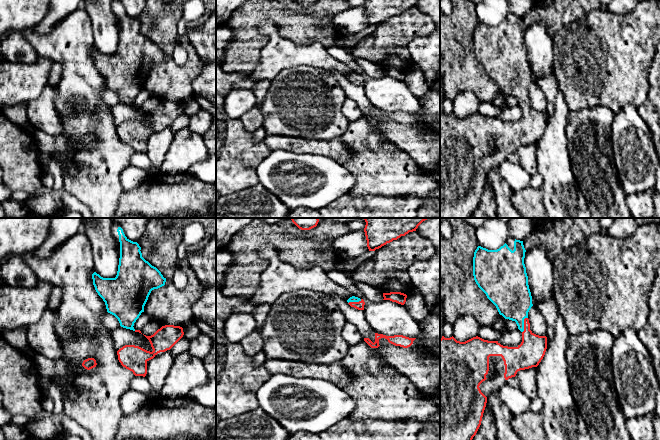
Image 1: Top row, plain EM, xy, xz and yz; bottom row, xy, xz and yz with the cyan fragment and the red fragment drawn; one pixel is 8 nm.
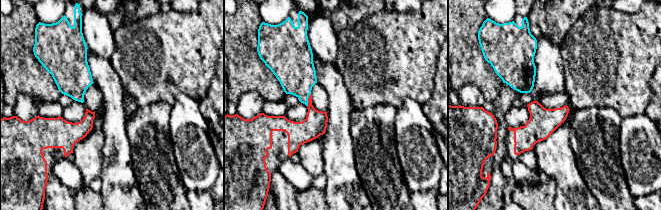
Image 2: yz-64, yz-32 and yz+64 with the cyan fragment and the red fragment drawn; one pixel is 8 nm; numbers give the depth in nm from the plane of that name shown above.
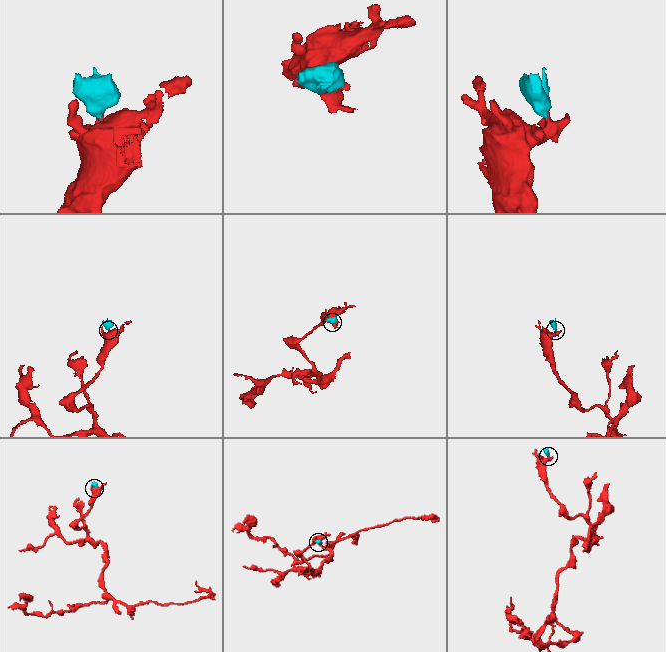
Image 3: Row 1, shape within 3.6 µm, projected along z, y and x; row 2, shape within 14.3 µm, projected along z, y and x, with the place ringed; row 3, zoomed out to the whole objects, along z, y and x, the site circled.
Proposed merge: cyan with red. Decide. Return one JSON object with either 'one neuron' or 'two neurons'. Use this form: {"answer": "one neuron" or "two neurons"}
{"answer": "one neuron"}

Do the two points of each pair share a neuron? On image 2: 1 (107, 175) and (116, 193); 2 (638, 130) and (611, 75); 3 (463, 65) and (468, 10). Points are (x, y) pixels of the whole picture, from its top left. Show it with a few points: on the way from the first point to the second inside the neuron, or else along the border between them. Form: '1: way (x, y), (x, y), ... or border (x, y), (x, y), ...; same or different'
1: way (111, 179), (116, 184), (116, 189); same
2: border (645, 112), (627, 115), (623, 118); different
3: way (461, 51), (461, 24); same

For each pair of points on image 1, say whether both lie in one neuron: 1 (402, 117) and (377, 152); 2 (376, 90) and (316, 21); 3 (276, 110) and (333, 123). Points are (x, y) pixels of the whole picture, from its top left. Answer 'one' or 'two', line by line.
1: two
2: two
3: one

